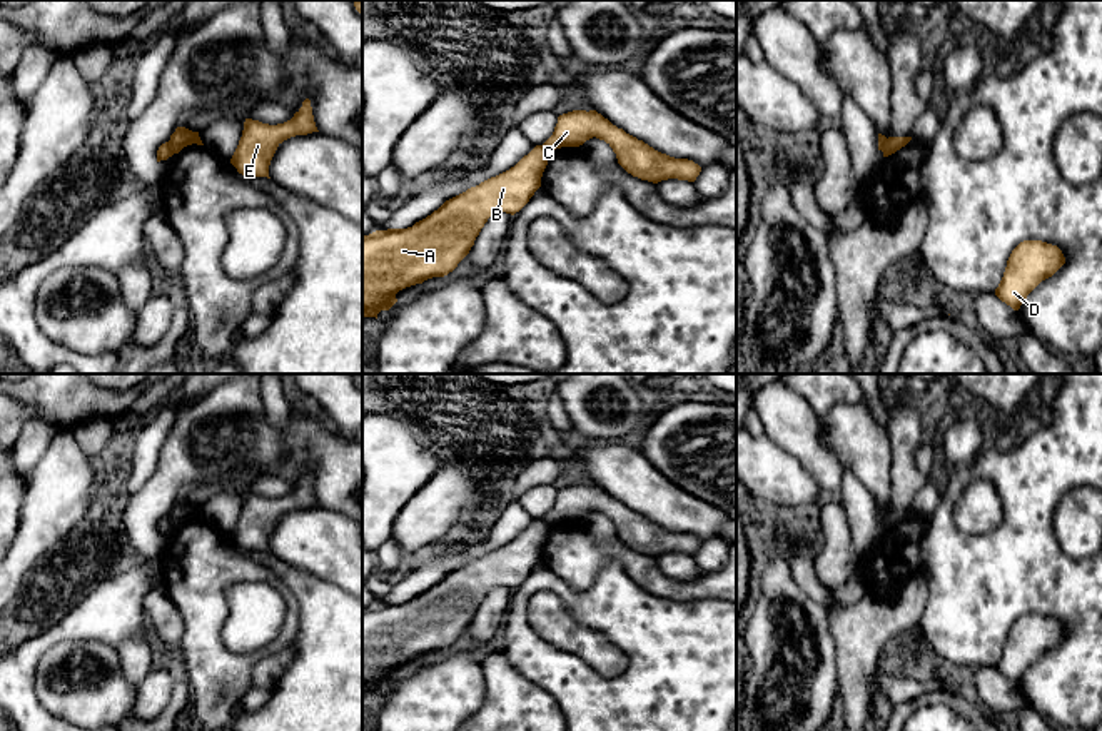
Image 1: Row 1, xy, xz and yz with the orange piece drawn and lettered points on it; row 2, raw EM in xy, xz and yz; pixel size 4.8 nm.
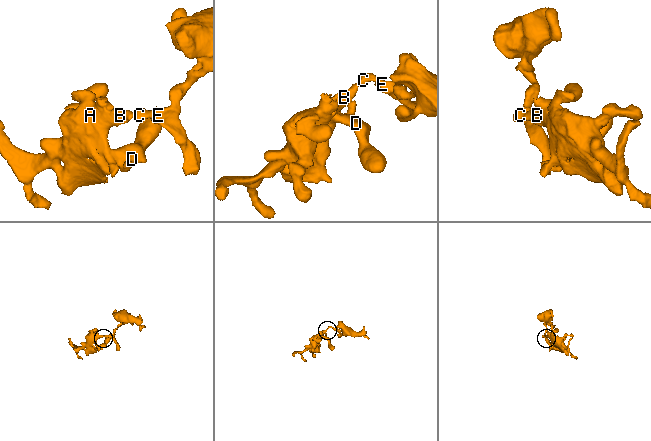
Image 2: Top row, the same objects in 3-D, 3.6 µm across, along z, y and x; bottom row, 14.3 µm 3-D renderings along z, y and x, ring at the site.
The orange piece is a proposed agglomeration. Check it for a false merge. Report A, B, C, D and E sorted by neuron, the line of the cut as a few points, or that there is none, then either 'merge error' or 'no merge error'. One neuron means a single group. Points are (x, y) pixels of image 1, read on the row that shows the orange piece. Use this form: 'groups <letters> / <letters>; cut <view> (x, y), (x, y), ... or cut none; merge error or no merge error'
groups A B D / C E; cut xy (169, 141), (174, 152); merge error

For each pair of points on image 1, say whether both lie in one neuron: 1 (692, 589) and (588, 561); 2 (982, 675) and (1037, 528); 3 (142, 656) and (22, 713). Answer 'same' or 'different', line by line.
1: same
2: different
3: different

